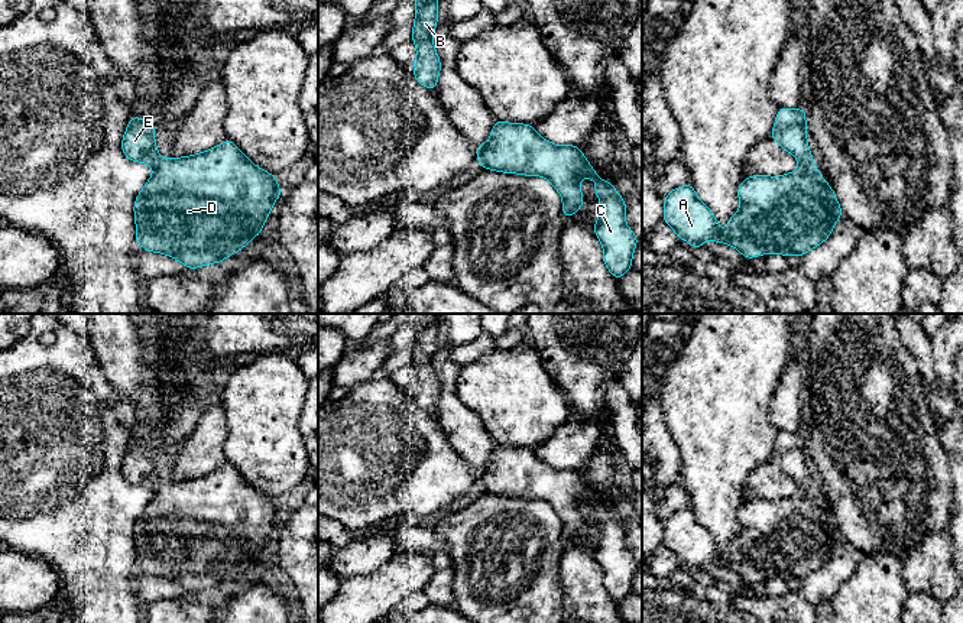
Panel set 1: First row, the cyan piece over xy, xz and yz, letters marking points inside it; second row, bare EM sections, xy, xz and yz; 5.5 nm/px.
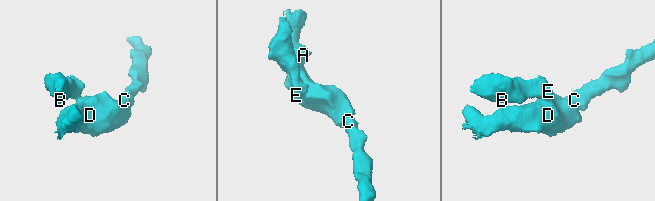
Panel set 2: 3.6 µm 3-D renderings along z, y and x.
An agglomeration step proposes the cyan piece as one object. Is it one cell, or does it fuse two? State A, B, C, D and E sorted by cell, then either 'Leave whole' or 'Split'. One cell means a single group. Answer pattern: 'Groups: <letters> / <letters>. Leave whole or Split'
Groups: A C D / B E. Split

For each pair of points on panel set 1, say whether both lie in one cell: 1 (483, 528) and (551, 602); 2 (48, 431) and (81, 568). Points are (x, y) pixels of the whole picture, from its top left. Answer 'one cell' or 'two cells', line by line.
1: one cell
2: one cell

